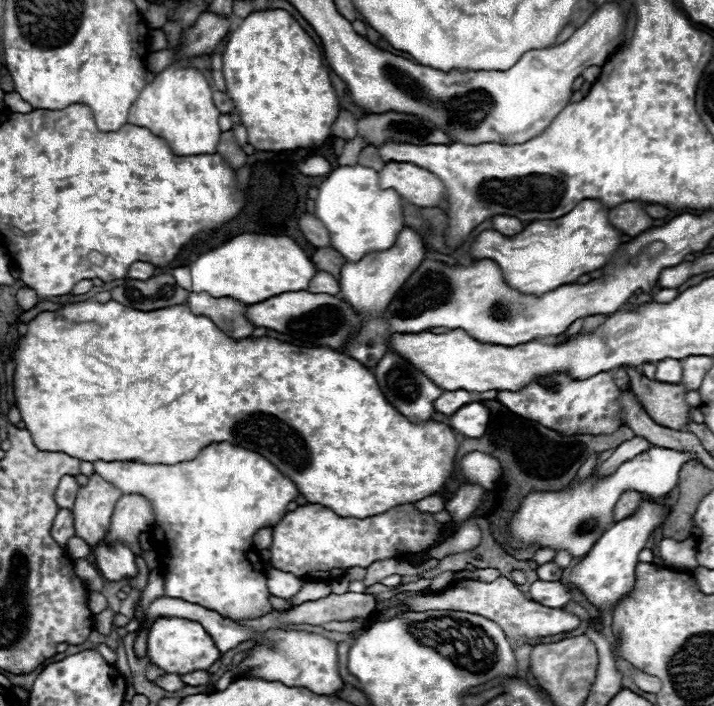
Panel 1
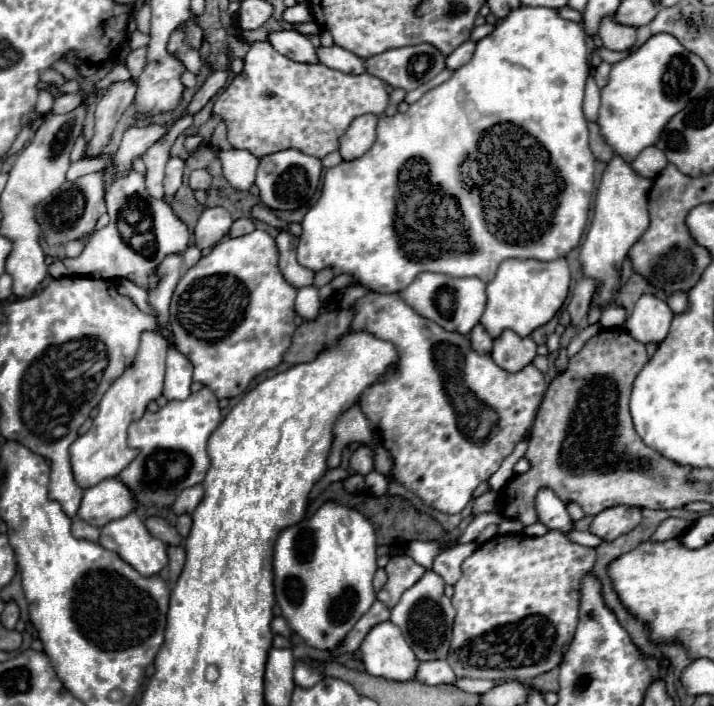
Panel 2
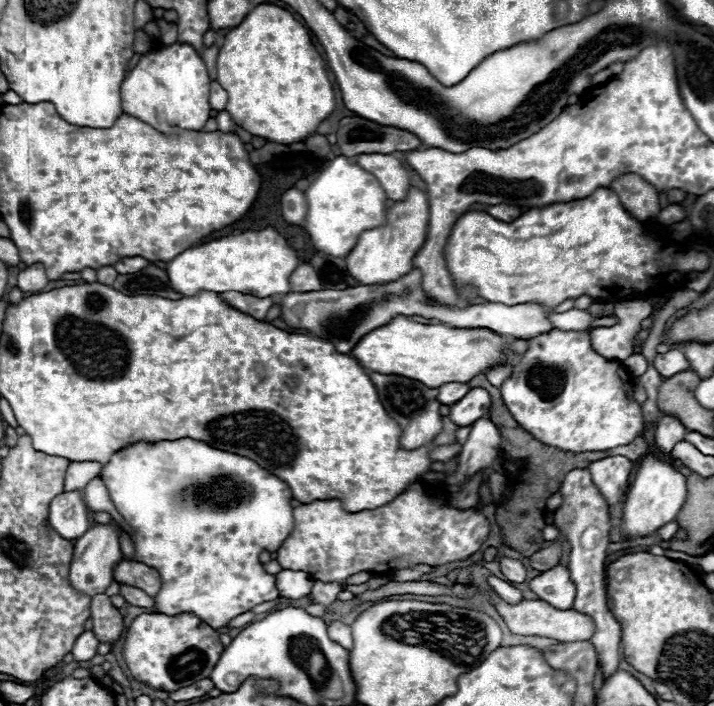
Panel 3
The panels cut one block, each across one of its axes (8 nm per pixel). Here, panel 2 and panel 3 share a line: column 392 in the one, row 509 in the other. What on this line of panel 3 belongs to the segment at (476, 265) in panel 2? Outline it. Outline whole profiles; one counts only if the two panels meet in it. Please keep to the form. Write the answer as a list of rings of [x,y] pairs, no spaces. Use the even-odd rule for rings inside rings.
[[[180,438],[180,440],[160,440],[160,442],[136,442],[128,448],[122,448],[120,452],[116,452],[108,466],[102,468],[100,478],[104,480],[110,500],[114,502],[118,514],[126,520],[126,524],[134,530],[132,542],[134,542],[134,562],[144,562],[150,568],[156,568],[160,578],[162,578],[162,586],[158,594],[155,596],[156,610],[162,614],[182,614],[182,612],[194,612],[200,620],[204,620],[208,626],[212,628],[222,628],[226,626],[232,618],[248,612],[250,608],[262,604],[262,602],[270,602],[270,600],[278,600],[278,590],[276,590],[276,576],[268,574],[264,570],[264,566],[260,564],[258,556],[260,552],[268,550],[268,552],[276,552],[280,548],[280,544],[286,540],[286,536],[290,534],[292,526],[294,526],[294,518],[292,518],[292,492],[288,488],[286,482],[282,482],[280,478],[272,476],[268,470],[264,470],[262,466],[258,466],[254,460],[248,460],[244,456],[232,454],[232,452],[224,452],[218,448],[208,446],[206,442],[200,440],[192,440],[192,438]]]

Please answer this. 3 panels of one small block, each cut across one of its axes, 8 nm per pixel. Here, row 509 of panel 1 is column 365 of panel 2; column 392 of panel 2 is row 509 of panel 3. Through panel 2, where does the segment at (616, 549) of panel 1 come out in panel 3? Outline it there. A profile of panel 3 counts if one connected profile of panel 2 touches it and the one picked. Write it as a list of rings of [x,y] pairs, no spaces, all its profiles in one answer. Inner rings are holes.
[[[646,456],[640,462],[640,468],[636,470],[634,482],[628,492],[628,500],[624,506],[624,516],[620,522],[620,528],[624,534],[644,538],[664,524],[672,522],[676,514],[680,512],[684,500],[686,500],[686,476],[680,474],[672,464],[660,460],[658,456]]]

